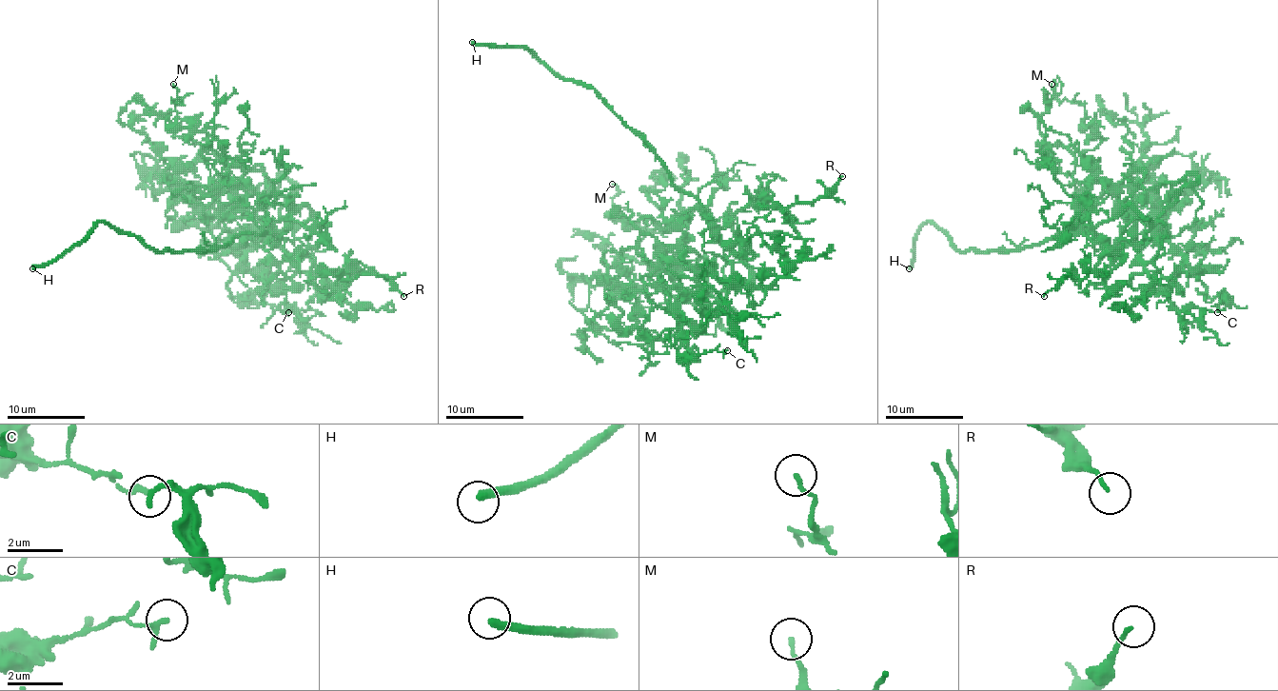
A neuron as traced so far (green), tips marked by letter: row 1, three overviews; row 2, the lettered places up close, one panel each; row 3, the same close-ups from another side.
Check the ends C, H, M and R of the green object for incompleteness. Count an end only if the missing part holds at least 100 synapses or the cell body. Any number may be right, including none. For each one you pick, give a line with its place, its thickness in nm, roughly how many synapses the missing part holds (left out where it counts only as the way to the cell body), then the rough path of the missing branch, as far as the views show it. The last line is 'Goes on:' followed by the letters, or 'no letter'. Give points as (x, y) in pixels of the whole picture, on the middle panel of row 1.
H: at (472, 42); 300 nm thick
Goes on: H

